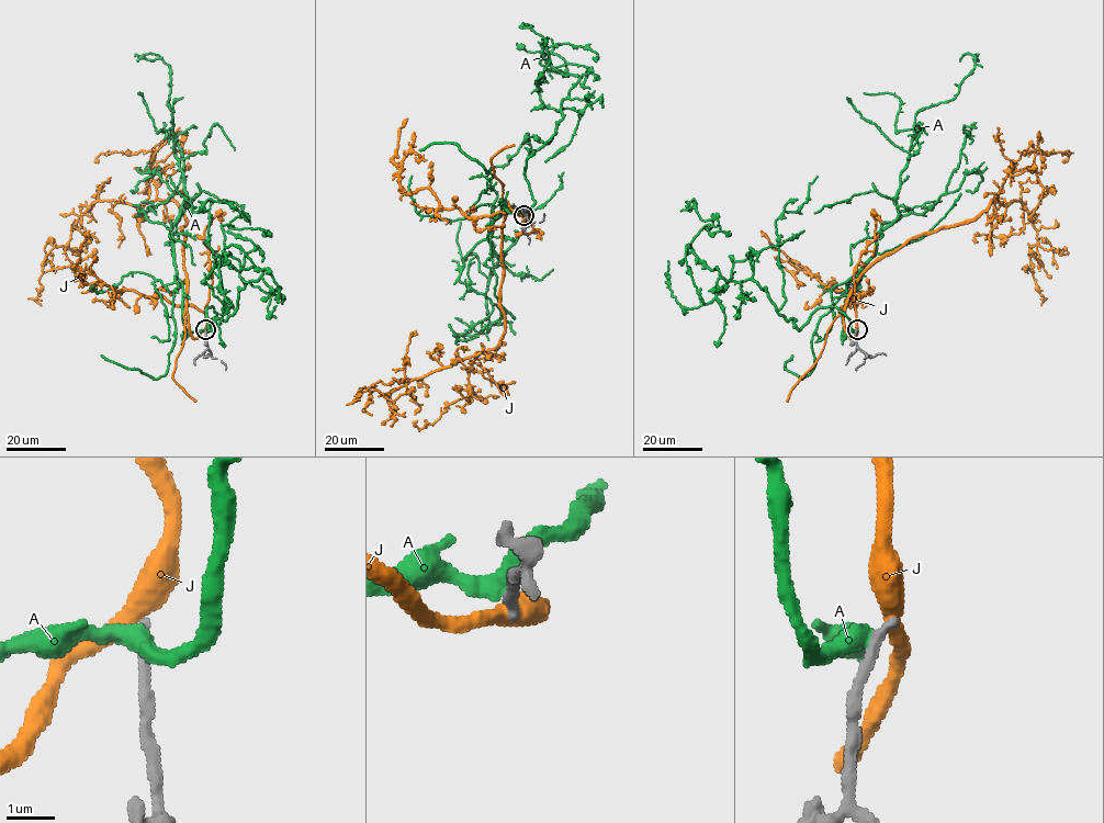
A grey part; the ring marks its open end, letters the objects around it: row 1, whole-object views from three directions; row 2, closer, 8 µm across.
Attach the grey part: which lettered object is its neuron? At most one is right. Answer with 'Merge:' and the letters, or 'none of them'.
Merge: none of them

